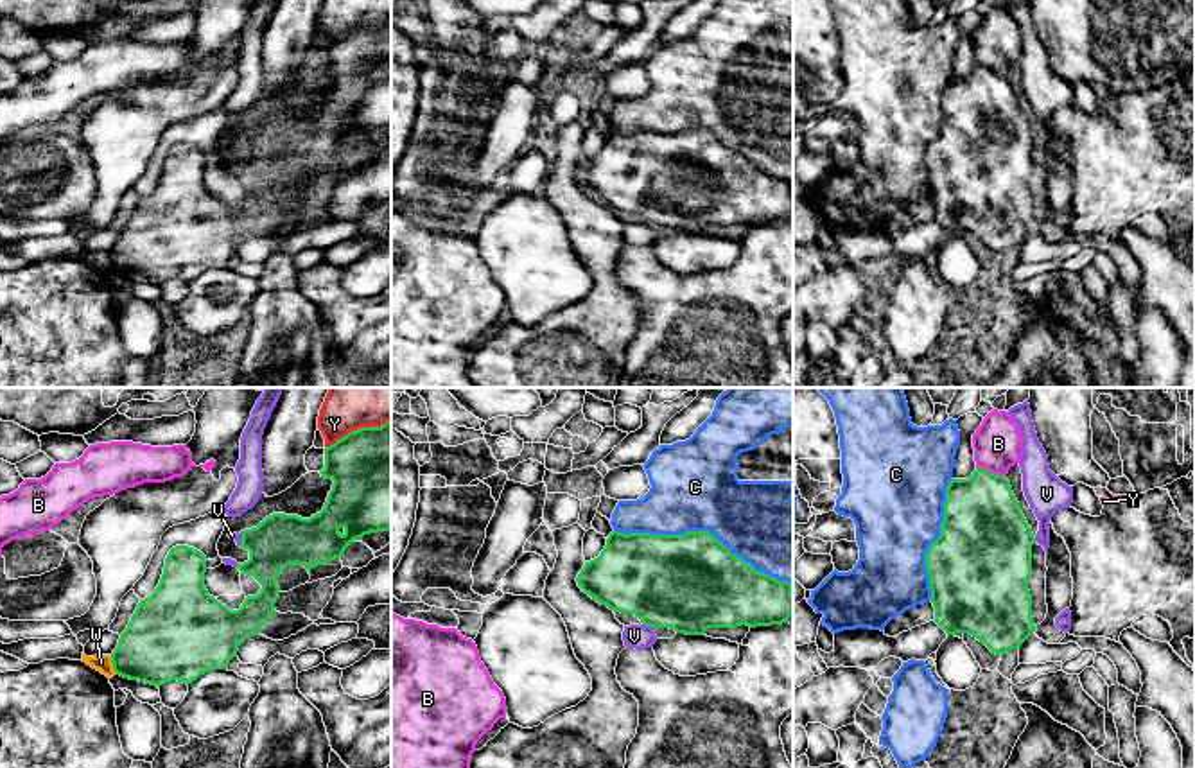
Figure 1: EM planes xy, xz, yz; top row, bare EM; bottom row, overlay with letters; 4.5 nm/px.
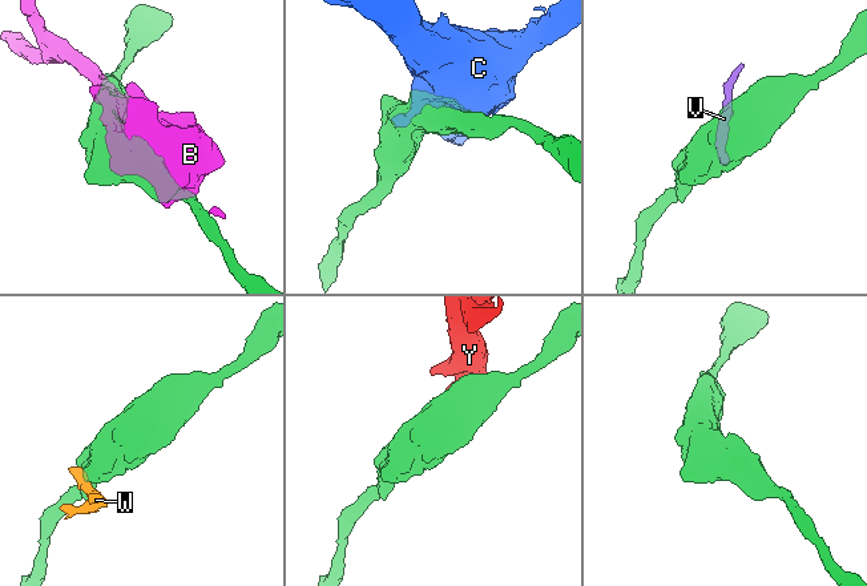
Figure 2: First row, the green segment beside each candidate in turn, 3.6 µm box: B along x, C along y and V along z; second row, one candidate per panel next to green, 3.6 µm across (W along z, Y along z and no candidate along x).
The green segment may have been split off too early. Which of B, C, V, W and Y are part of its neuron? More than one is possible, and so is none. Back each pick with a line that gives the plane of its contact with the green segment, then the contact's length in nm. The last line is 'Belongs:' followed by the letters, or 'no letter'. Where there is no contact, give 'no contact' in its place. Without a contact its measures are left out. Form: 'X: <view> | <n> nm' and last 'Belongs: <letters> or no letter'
Belongs: no letter

